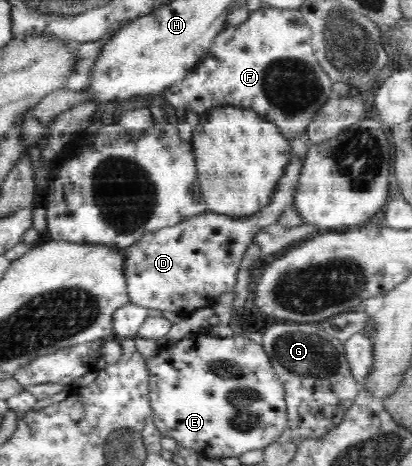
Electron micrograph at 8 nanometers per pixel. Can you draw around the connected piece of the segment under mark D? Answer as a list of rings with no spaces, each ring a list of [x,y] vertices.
[[[293,156],[271,202],[249,217],[234,219],[205,211],[177,225],[145,233],[137,244],[123,251],[129,302],[179,315],[210,311],[223,292],[234,290],[239,264],[247,248],[253,244],[255,234],[261,228],[277,223],[285,207],[292,204],[302,168],[299,159]]]

